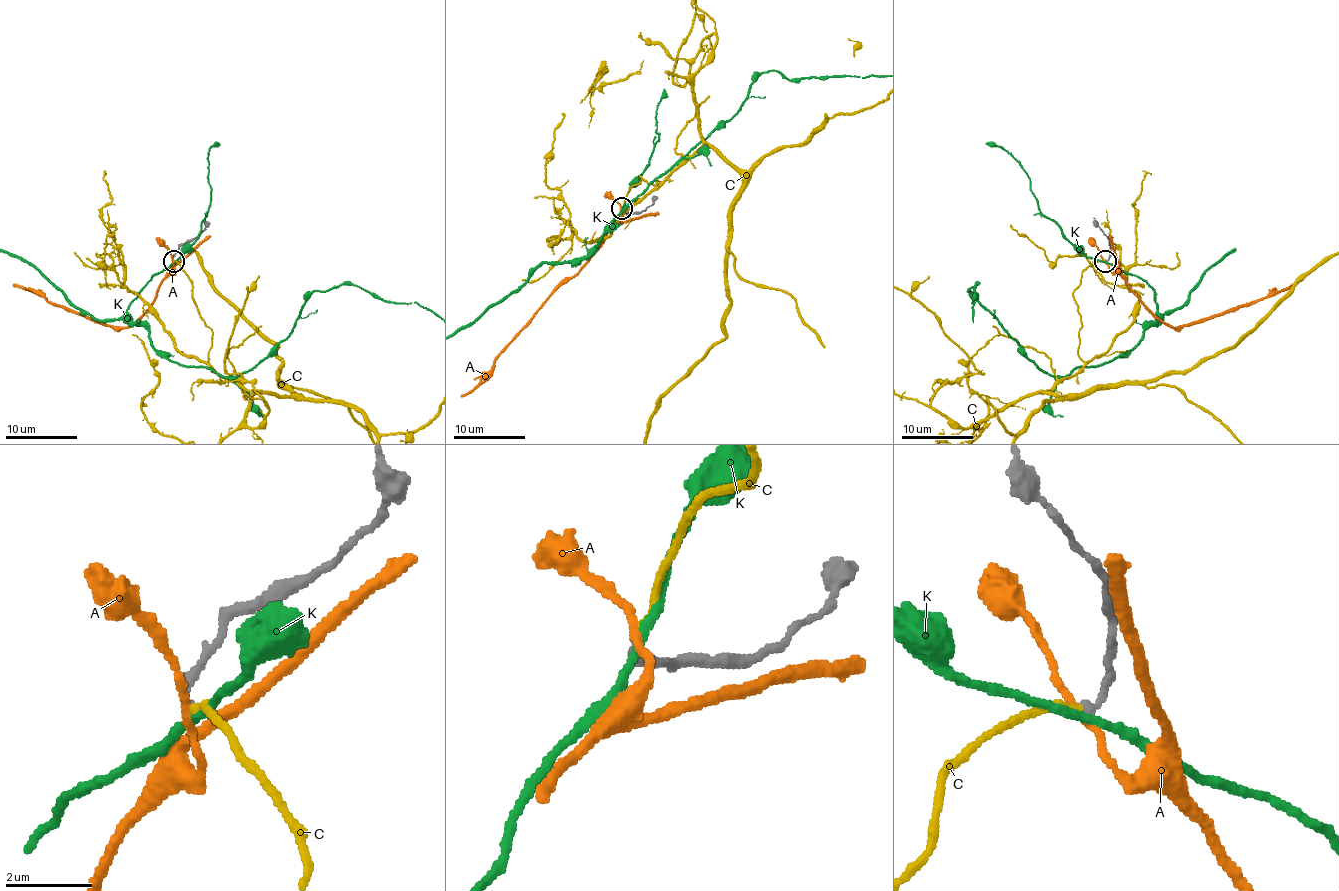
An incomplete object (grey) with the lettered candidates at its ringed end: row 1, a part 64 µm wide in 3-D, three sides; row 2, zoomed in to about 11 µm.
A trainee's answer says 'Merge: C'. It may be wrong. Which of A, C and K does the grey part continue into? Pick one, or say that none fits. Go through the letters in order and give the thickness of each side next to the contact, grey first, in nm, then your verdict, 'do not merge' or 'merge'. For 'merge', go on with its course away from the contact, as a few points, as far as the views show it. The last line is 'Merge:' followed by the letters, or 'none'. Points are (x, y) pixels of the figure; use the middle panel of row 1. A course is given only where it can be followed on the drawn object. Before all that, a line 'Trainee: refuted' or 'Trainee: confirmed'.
Trainee: confirmed
A: 240/150 nm | do not merge
C: 240/170 nm | merge
K: 240/190 nm | do not merge
Merge: C

